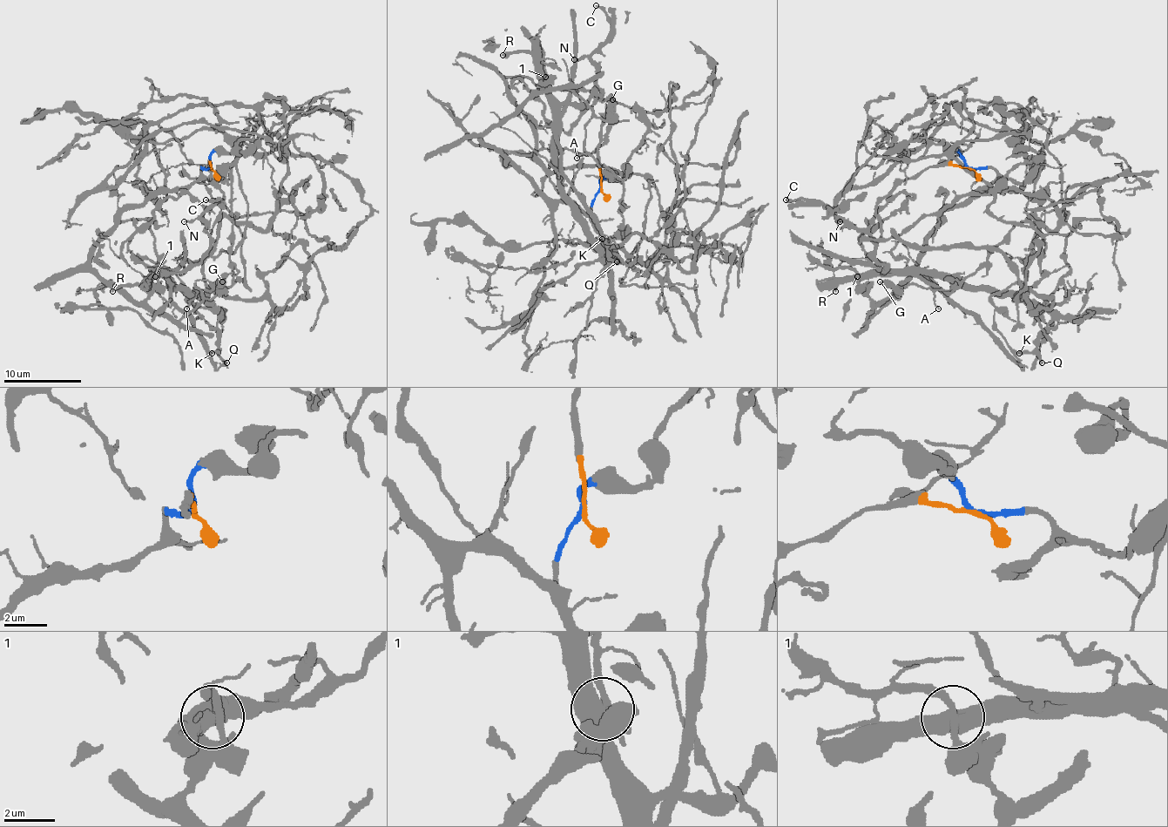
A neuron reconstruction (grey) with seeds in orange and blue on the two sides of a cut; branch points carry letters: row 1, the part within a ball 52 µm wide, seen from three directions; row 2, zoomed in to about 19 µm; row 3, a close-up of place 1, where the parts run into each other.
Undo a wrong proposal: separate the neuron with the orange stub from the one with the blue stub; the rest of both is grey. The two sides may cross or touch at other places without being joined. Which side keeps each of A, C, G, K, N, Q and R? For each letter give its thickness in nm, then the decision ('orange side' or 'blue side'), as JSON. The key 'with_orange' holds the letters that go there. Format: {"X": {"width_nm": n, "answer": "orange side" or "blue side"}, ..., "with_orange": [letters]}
{"A": {"width_nm": 130, "answer": "blue side"}, "C": {"width_nm": 240, "answer": "orange side"}, "G": {"width_nm": 500, "answer": "blue side"}, "K": {"width_nm": 120, "answer": "orange side"}, "N": {"width_nm": 200, "answer": "orange side"}, "Q": {"width_nm": 280, "answer": "orange side"}, "R": {"width_nm": 360, "answer": "orange side"}, "with_orange": ["C", "K", "N", "Q", "R"]}

